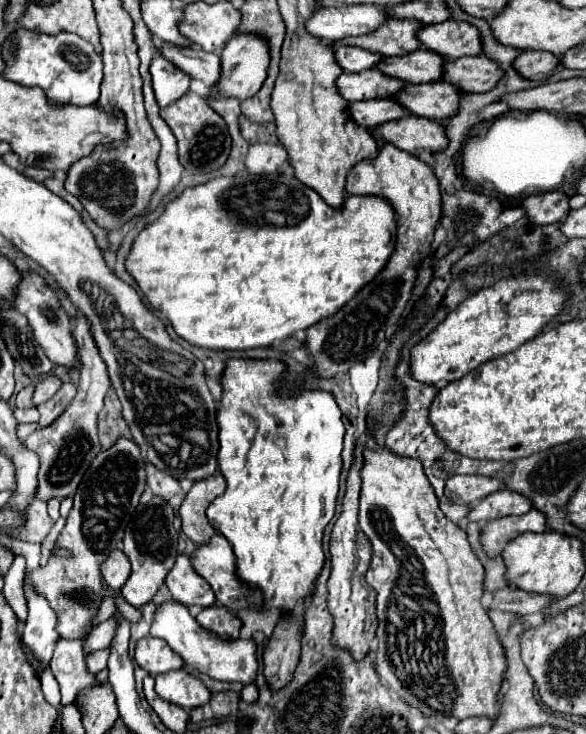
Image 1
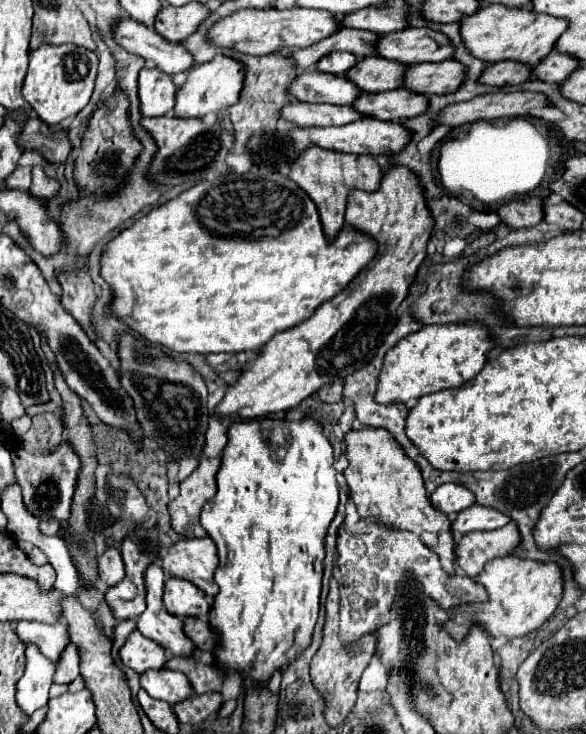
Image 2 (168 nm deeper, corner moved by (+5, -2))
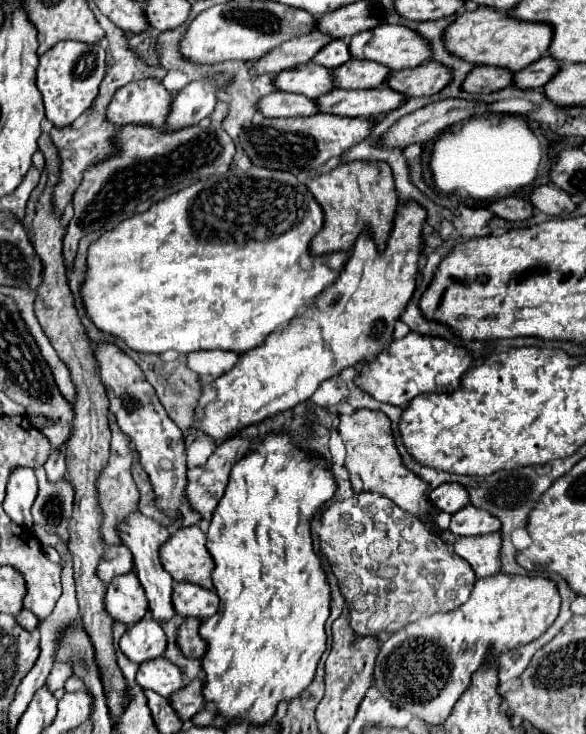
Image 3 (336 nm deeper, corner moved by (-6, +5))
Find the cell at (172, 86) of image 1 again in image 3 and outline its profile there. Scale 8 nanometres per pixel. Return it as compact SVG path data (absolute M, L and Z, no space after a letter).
M142 78L122 86L108 106L108 120L124 124L164 124L170 114L172 92L156 78Z

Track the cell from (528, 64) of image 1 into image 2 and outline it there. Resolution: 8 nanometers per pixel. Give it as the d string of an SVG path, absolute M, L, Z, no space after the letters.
M493 63L485 67L485 71L479 77L479 83L493 85L493 87L505 87L505 85L519 85L529 79L529 67L521 63Z

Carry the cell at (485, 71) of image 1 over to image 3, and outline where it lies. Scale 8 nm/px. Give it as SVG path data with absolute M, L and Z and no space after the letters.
M432 60L412 70L392 72L386 84L392 90L402 92L406 96L432 96L442 88L446 88L450 82L452 82L452 68Z

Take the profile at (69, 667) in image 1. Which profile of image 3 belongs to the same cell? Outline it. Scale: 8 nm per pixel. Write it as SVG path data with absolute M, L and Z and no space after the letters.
M20 612L18 616L16 616L16 620L18 620L18 624L22 626L22 628L28 628L28 630L34 630L34 628L38 628L40 626L40 618L36 618L32 612Z

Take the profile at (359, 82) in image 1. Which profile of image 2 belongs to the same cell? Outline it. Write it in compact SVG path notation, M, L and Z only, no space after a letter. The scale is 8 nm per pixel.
M305 71L293 79L289 85L289 95L307 103L331 103L331 105L351 105L361 91L345 75L329 75L321 71Z

